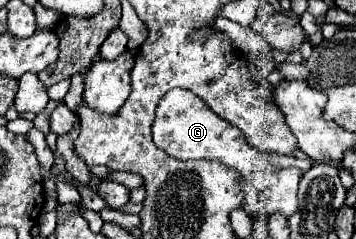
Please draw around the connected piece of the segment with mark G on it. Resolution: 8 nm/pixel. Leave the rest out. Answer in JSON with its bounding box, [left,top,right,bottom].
[153,88,303,218]

